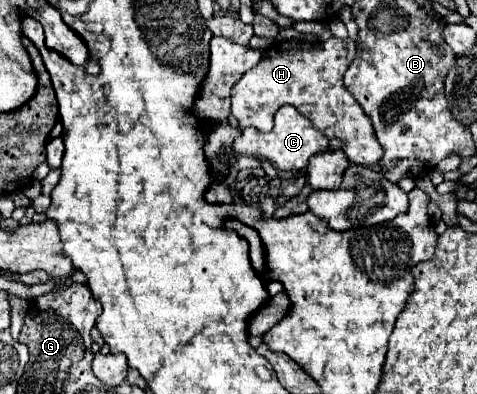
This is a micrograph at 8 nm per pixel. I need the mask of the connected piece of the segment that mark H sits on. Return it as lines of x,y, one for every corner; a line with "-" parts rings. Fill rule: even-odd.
328,38
324,42
284,40
272,44
256,68
248,70
232,90
232,114
238,118
240,128
254,126
260,132
270,132
274,114
280,106
292,104
312,120
314,128
322,130
330,140
330,150
342,150
354,164
370,166
379,163
384,151
376,136
372,122
364,116
356,98
344,86
344,72
356,56
354,40

